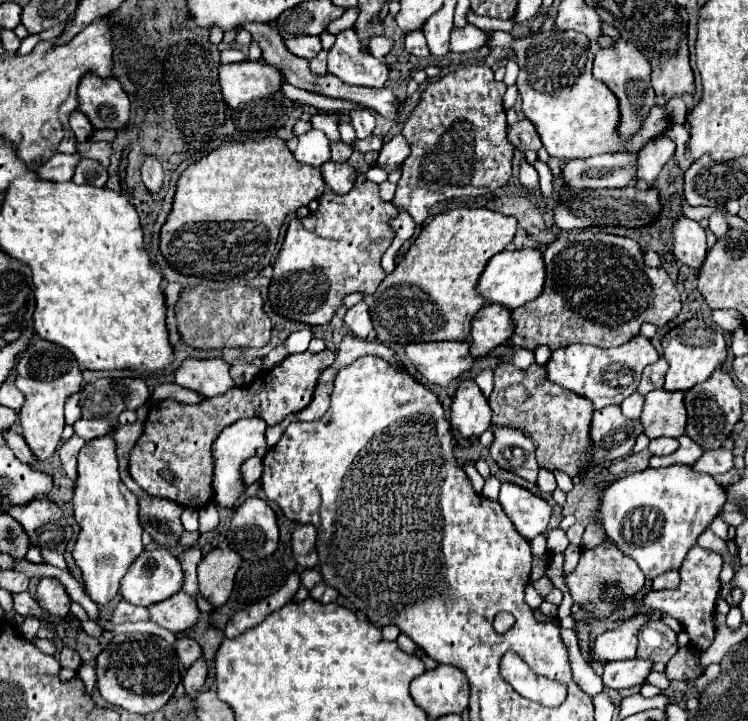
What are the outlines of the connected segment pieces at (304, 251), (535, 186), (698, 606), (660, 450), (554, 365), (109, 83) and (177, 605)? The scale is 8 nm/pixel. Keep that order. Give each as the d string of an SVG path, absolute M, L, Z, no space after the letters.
M370 180L342 196L326 190L316 212L290 220L268 290L272 308L280 316L316 326L330 322L346 294L374 294L386 276L380 258L394 240L390 220L396 216L392 202L384 202L378 184Z
M526 160L520 162L520 184L522 184L524 188L530 188L530 190L540 190L538 172L536 172L534 166L528 164Z
M694 546L684 564L682 564L682 582L678 588L674 590L662 590L662 592L650 592L646 594L646 598L642 600L646 610L662 610L664 614L674 616L676 620L680 620L680 624L684 626L684 630L690 634L690 644L704 652L712 640L714 640L714 608L716 608L716 598L720 594L720 570L722 570L722 558L720 554L712 552L712 550L704 550L700 546Z
M656 438L656 440L650 440L648 448L654 456L666 456L666 454L672 454L678 446L680 444L676 438Z
M636 336L634 340L616 346L616 348L596 348L586 344L572 344L566 348L558 348L552 352L548 368L550 382L556 382L588 400L594 402L594 408L604 408L610 404L622 404L624 398L628 398L640 384L642 370L656 362L660 356L652 342L644 336Z
M86 74L78 88L80 112L88 116L96 130L122 130L130 116L130 102L116 78Z
M178 592L172 598L158 602L156 606L148 606L148 610L150 610L152 622L156 622L162 628L168 628L176 634L182 634L182 632L194 628L202 614L198 610L196 600L186 592Z

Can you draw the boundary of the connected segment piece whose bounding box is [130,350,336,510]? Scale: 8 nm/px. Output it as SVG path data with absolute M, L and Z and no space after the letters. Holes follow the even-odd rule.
M322 350L320 354L300 352L290 354L272 372L260 372L250 386L232 388L224 396L204 400L200 404L182 404L176 400L154 402L140 440L130 450L130 476L150 494L178 502L182 508L200 510L210 504L212 490L212 442L230 424L242 418L262 418L268 426L280 424L288 414L304 410L314 396L320 374L332 366L336 354ZM170 468L176 474L174 482L160 478L160 470Z

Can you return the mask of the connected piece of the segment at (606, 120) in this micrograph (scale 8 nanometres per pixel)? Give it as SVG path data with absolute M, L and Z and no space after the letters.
M572 30L560 32L536 32L514 40L512 50L516 52L516 62L520 74L516 80L518 92L522 96L522 112L536 126L544 148L550 156L560 160L590 158L604 152L620 150L640 150L650 140L662 136L670 128L670 116L666 108L658 104L652 106L648 120L642 122L642 130L630 140L620 140L620 106L618 98L604 86L604 82L592 76L594 54L590 50L588 38Z

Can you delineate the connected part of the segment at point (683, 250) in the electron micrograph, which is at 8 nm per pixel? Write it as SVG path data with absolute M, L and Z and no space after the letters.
M680 218L674 224L674 256L694 272L700 270L706 258L706 232L698 222Z

